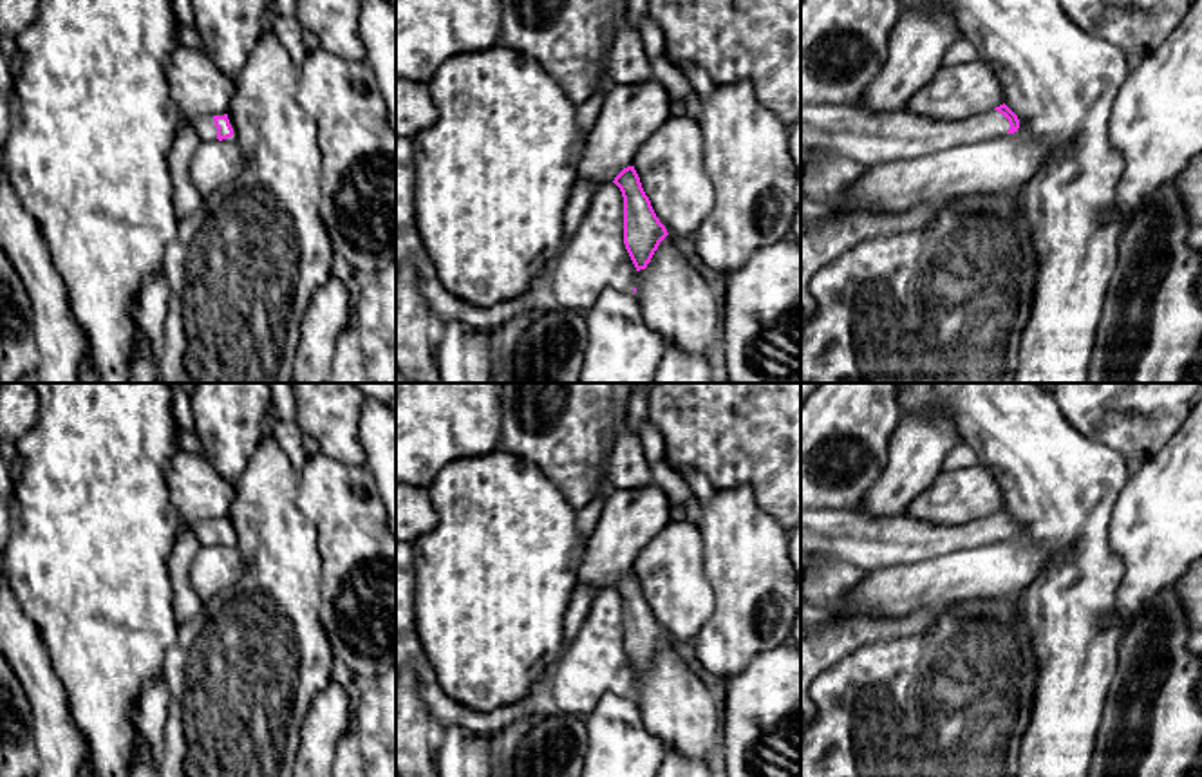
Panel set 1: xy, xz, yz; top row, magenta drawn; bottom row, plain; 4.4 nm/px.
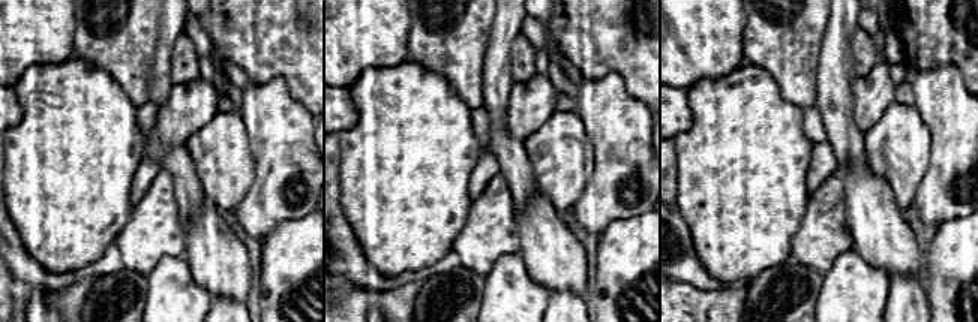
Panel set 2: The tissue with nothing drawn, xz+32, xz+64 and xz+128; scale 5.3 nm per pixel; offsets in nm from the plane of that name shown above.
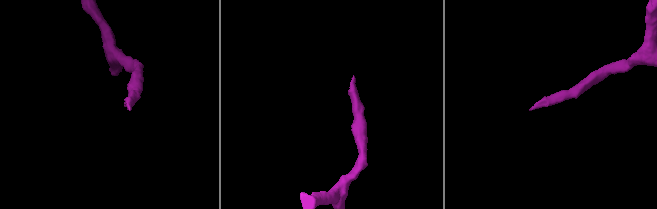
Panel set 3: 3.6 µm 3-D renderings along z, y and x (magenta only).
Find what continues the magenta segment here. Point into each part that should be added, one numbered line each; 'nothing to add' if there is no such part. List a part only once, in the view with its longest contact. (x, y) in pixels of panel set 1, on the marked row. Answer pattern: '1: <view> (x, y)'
1: yz (868, 138)

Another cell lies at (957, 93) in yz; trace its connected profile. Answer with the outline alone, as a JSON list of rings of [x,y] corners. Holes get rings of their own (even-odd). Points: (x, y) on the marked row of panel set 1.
[[[980,58],[942,65],[907,103],[913,114],[936,121],[962,121],[994,110],[1005,94],[992,67]]]

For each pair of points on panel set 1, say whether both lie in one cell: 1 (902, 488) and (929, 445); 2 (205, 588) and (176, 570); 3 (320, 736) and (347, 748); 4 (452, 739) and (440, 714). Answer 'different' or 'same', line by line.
1: same
2: different
3: different
4: different

